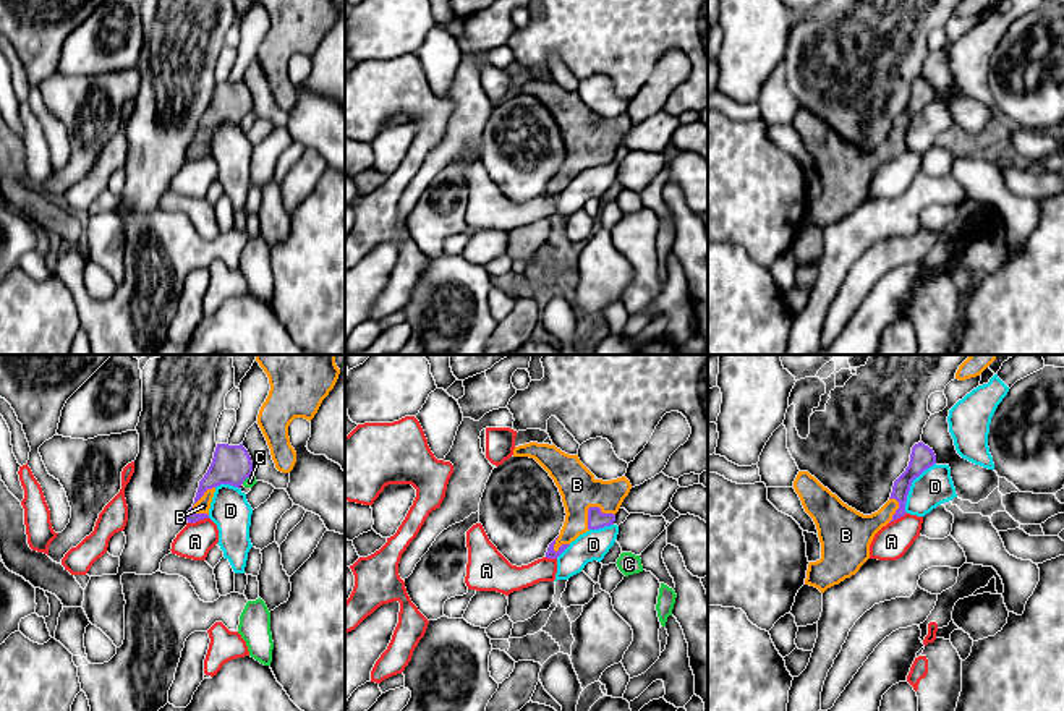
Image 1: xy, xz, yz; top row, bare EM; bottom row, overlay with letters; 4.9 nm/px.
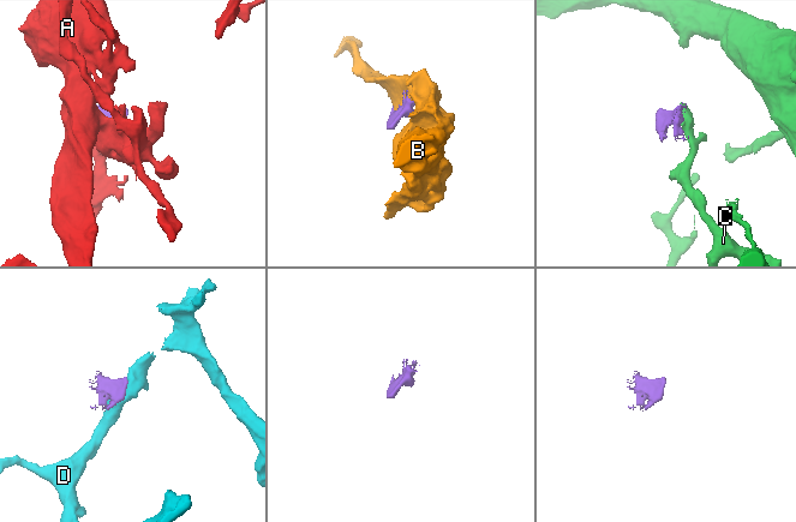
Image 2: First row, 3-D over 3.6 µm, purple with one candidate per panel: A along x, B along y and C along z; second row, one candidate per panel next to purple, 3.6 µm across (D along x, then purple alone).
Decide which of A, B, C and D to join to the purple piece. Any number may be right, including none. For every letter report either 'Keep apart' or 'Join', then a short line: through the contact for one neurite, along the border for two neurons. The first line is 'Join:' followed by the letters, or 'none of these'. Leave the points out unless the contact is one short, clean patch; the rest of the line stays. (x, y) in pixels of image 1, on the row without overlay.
Join: B
A: Keep apart. Line: xy (208, 154), (188, 161)
B: Join
C: Keep apart. Line: xy (251, 110), (242, 120)
D: Keep apart

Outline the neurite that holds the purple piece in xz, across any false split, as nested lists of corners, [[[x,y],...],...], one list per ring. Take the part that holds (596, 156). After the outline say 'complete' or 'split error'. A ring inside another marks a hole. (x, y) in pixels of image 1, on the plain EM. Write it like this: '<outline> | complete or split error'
[[[554,81],[518,83],[513,94],[534,96],[562,133],[567,152],[560,172],[547,185],[547,196],[557,196],[580,172],[614,162],[615,151],[632,126],[625,113],[611,118],[596,117],[578,92],[568,92]]] | split error

